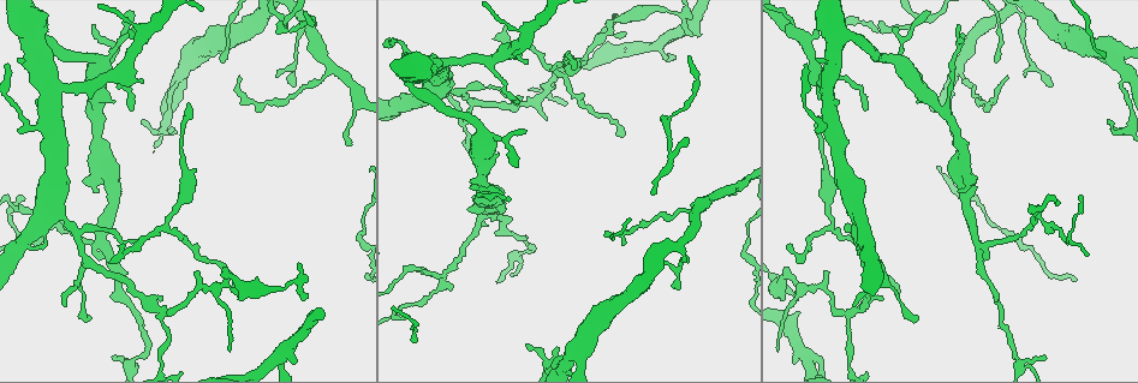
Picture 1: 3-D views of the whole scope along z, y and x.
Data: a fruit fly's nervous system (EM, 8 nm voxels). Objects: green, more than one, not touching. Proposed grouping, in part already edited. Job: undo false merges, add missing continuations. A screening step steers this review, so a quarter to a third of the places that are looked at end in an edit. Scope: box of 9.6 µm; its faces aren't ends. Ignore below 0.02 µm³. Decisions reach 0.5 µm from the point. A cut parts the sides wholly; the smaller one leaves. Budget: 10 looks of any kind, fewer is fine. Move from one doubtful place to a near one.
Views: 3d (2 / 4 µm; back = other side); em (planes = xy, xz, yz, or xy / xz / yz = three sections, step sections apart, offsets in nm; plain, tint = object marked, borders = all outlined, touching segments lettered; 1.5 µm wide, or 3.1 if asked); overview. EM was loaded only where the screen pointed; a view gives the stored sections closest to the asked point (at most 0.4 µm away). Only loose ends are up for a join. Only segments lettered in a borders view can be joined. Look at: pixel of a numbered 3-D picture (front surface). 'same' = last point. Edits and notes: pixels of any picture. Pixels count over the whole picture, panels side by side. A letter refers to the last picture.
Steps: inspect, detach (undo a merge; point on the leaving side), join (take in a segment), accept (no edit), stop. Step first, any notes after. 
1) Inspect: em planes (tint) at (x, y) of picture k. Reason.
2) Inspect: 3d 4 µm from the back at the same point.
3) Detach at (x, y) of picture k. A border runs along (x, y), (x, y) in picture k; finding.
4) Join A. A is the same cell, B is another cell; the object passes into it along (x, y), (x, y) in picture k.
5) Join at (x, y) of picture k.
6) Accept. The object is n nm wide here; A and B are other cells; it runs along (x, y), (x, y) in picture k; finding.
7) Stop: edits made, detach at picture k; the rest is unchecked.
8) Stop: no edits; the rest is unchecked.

Inspect: em planes (borders) at (496, 283) of picture 1. Tapers out.

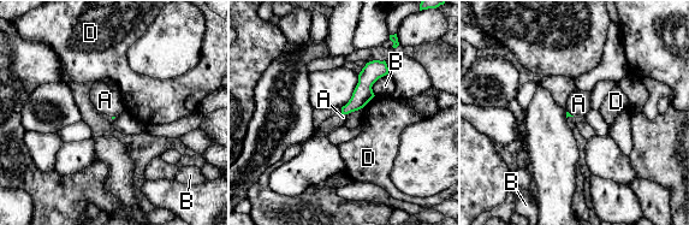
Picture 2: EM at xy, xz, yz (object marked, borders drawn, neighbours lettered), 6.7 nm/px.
Accept. A, B and D are other cells; no lettered segment goes on from it.

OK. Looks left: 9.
Inspect: em xz step 8 (borders) at (471, 103) of picture 1. Sudden change in width.

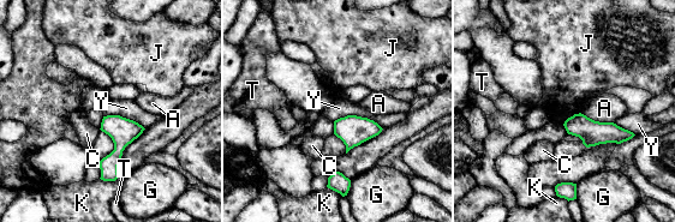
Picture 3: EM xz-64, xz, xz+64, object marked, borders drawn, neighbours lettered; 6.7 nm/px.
Accept. The object is 170 nm wide here; A, C, G, J, K, T and Y are other cells; a border runs along (333, 121), (360, 115), (382, 128) in picture 3; all the same neuron.

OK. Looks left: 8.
Inspect: 3d 4 µm at (809, 358) of picture 1. Thin neck.

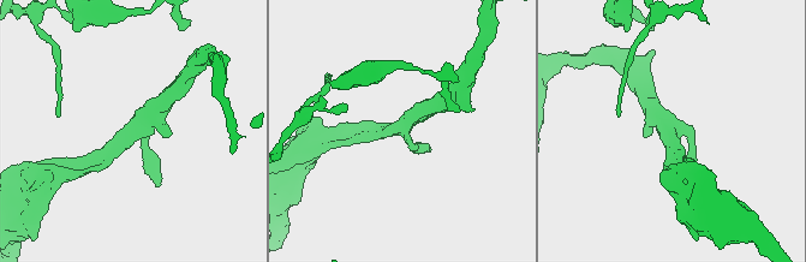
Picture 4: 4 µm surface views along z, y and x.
Inspect: em xy step 8 (tint) at (401, 127) of picture 4. Shape alone is not enough.

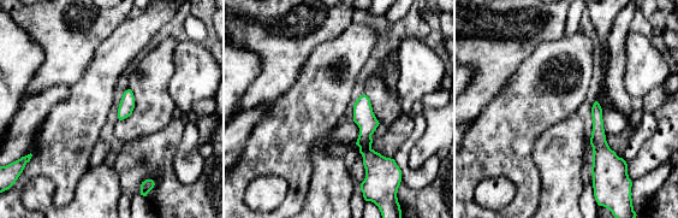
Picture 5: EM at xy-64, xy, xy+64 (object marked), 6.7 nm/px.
Inspect: em planes (borders) at the same point.

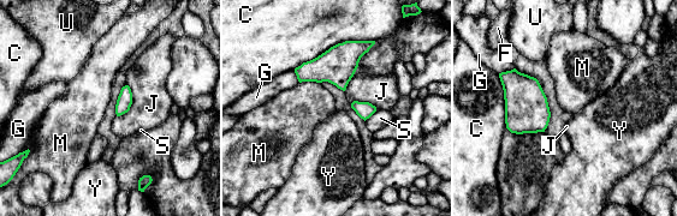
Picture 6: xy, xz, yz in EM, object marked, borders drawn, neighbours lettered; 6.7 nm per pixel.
Accept. C, F, G, J, M, S, U and Y are other cells; a border runs along (515, 67), (498, 73) in picture 6; all the same neuron.

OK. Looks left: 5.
Inspect: 3d 2 µm at (735, 195) of picture 1.

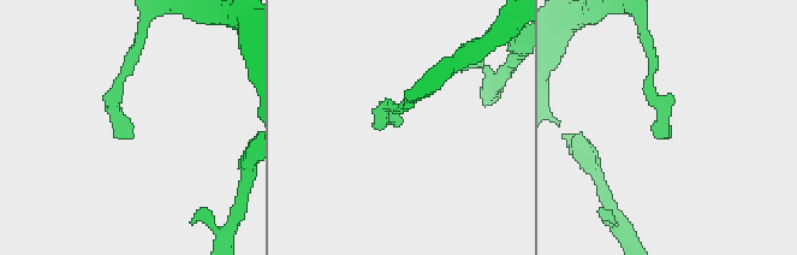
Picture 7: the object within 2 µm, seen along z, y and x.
Inspect: em xz step 4 (borders) at (400, 124) of picture 7.

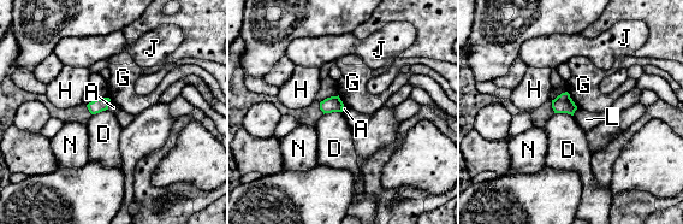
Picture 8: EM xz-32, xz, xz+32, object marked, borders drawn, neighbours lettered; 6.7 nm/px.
Accept. The longest contact is with G, 140 nm; A, D, G, H, J, L and N are other cells; a border runs along (577, 108), (572, 115) in picture 8; none of them fits.

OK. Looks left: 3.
Stop: no edits; the rest is unchecked.

